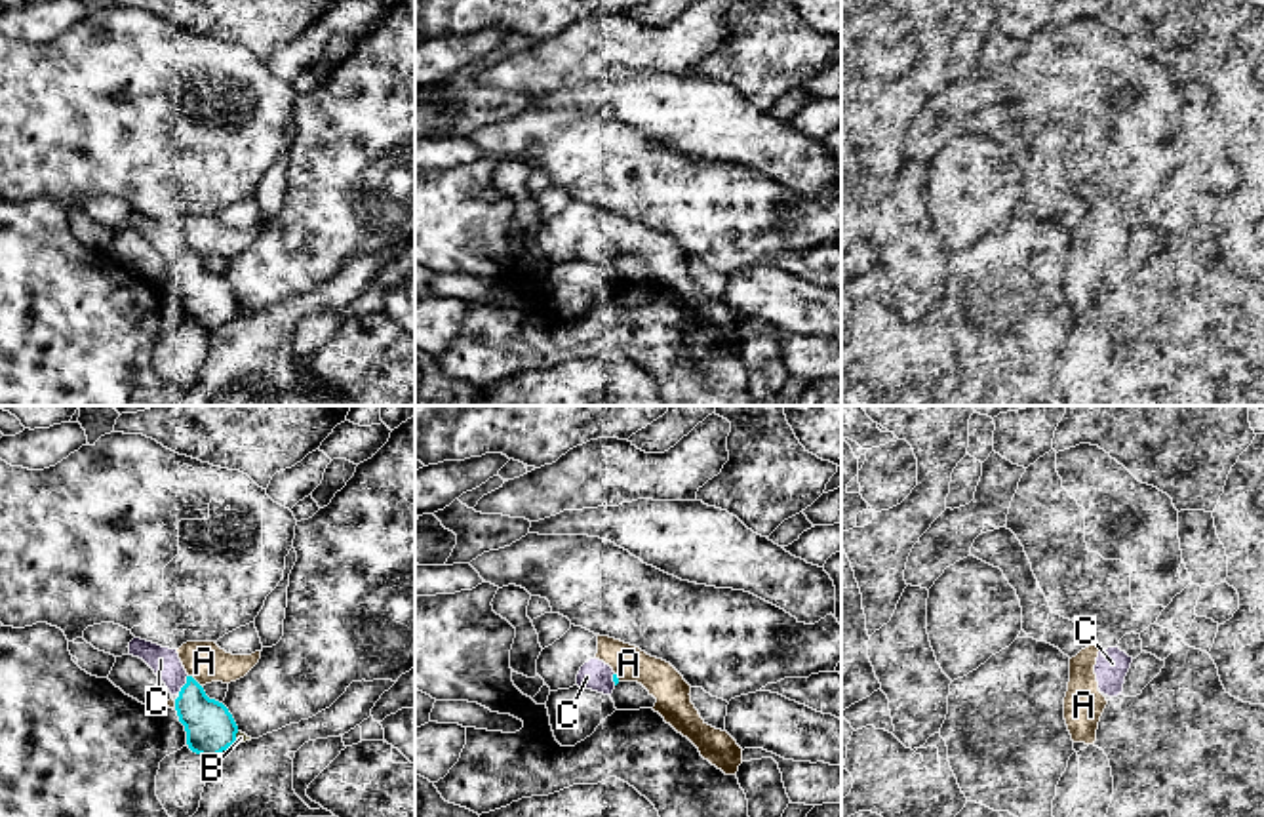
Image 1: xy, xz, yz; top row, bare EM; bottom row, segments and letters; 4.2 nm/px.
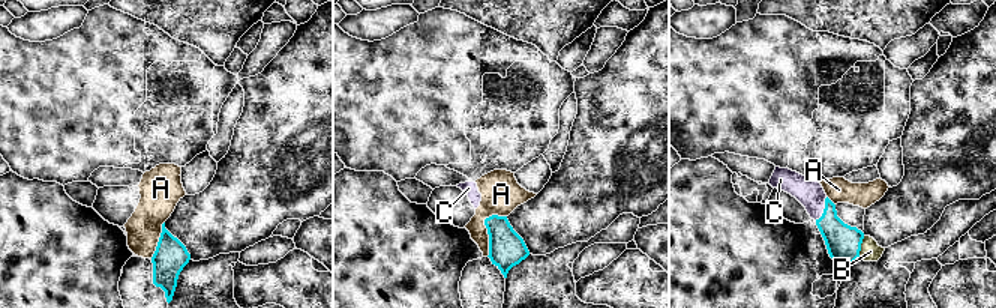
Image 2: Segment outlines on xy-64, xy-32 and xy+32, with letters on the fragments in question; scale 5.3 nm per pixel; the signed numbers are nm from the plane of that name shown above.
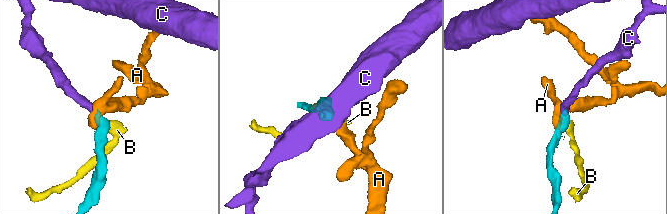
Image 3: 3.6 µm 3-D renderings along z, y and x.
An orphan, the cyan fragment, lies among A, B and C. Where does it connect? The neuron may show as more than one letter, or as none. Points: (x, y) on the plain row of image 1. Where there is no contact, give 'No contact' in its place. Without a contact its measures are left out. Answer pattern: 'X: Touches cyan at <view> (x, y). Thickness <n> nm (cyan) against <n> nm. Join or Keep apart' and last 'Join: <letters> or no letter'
A: Touches cyan at xy (195, 254). Thickness 220 nm (cyan) against 170 nm. Keep apart
B: Touches cyan at xy (235, 311). Thickness 220 nm (cyan) against 50 nm. Keep apart
C: Touches cyan at xy (185, 258). Thickness 220 nm (cyan) against 120 nm. Join
Join: C

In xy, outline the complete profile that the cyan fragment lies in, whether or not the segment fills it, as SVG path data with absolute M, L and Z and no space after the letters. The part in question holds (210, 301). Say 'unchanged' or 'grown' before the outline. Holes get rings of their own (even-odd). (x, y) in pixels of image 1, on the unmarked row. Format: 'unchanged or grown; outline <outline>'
grown; outline M133 211L129 227L143 232L175 269L175 284L187 305L187 318L206 333L236 316L238 299L228 282L209 272L204 261L187 248L177 223Z

